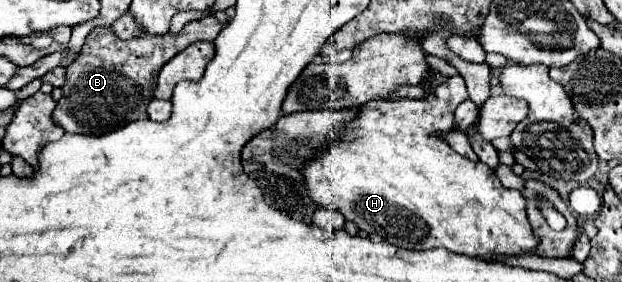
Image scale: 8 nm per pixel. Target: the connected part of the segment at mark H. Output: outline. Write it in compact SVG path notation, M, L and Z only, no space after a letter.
M452 75L452 77L446 77L444 83L440 83L438 89L432 93L432 97L428 97L424 101L410 101L410 99L386 101L386 99L380 99L380 101L372 101L370 105L360 107L360 115L346 127L344 137L340 137L336 143L332 143L332 147L322 157L314 159L312 163L308 163L308 167L304 167L302 175L304 175L304 181L306 181L308 195L312 197L314 203L340 211L348 221L354 221L362 231L366 231L366 233L378 233L382 239L386 239L388 243L392 243L396 247L402 247L402 249L426 251L426 249L444 247L448 251L454 251L454 253L460 253L460 255L466 255L466 257L474 257L474 259L484 259L484 261L498 261L498 257L502 257L502 255L504 257L518 257L518 255L536 253L536 247L538 247L540 239L532 233L532 227L528 223L528 217L526 217L526 199L522 197L522 193L502 187L502 183L498 181L496 173L488 165L484 165L480 161L474 163L474 161L470 161L470 159L454 153L448 147L448 143L444 143L440 137L436 139L436 135L434 135L436 131L452 131L452 127L454 127L454 111L466 99L468 99L468 91L466 91L464 79L460 75Z

